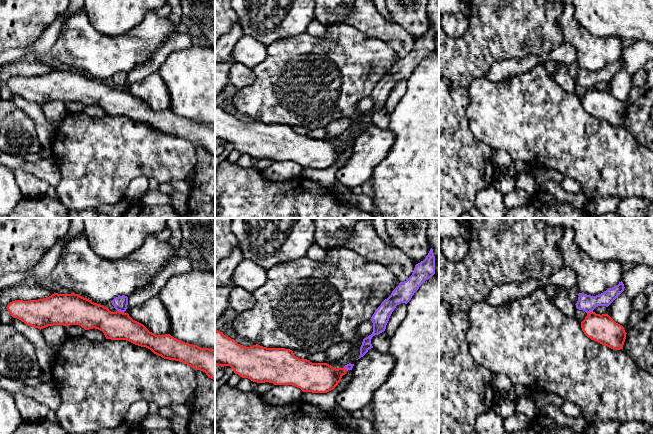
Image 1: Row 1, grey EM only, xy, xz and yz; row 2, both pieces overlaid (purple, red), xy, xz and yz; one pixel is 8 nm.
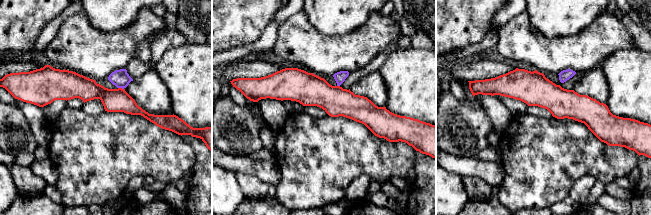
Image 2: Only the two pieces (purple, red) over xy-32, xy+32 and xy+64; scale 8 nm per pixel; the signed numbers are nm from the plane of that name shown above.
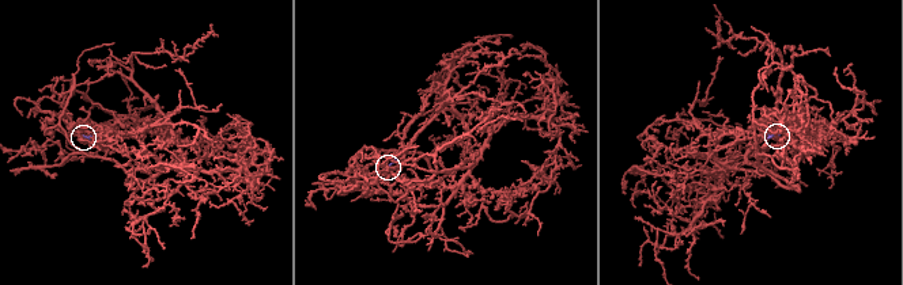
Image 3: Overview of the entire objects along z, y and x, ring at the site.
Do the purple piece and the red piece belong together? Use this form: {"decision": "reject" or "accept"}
{"decision": "reject"}

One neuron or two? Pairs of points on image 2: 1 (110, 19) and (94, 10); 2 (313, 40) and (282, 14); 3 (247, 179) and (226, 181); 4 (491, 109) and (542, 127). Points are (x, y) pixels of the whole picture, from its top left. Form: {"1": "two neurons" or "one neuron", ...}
{"1": "one neuron", "2": "two neurons", "3": "two neurons", "4": "two neurons"}

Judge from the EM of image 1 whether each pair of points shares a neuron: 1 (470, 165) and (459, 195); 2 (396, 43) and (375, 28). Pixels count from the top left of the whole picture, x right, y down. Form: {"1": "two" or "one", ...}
{"1": "one", "2": "one"}

